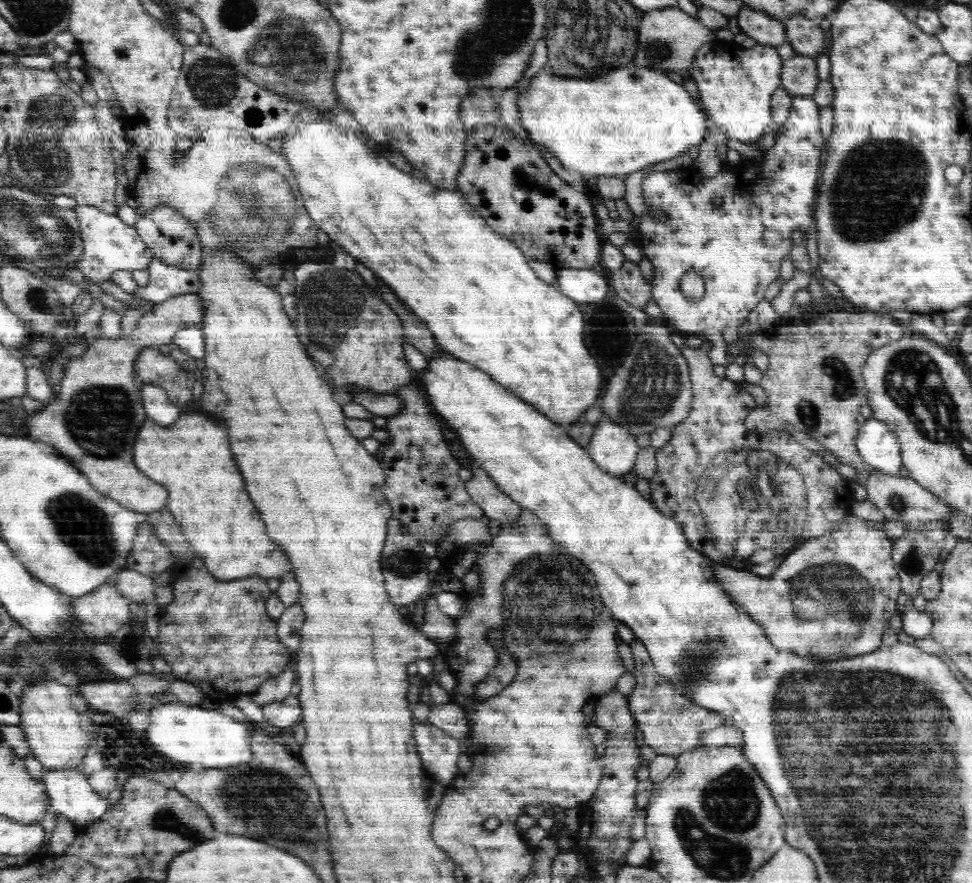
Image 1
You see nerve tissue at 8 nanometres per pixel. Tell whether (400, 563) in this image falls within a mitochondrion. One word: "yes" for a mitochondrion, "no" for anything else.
yes

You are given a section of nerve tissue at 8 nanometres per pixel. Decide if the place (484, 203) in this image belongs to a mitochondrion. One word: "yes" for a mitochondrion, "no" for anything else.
no

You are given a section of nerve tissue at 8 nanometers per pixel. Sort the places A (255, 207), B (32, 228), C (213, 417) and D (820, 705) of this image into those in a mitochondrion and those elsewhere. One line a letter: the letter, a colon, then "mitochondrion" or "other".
A: mitochondrion
B: mitochondrion
C: other
D: mitochondrion

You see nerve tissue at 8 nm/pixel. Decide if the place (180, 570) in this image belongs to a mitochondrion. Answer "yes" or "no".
no

